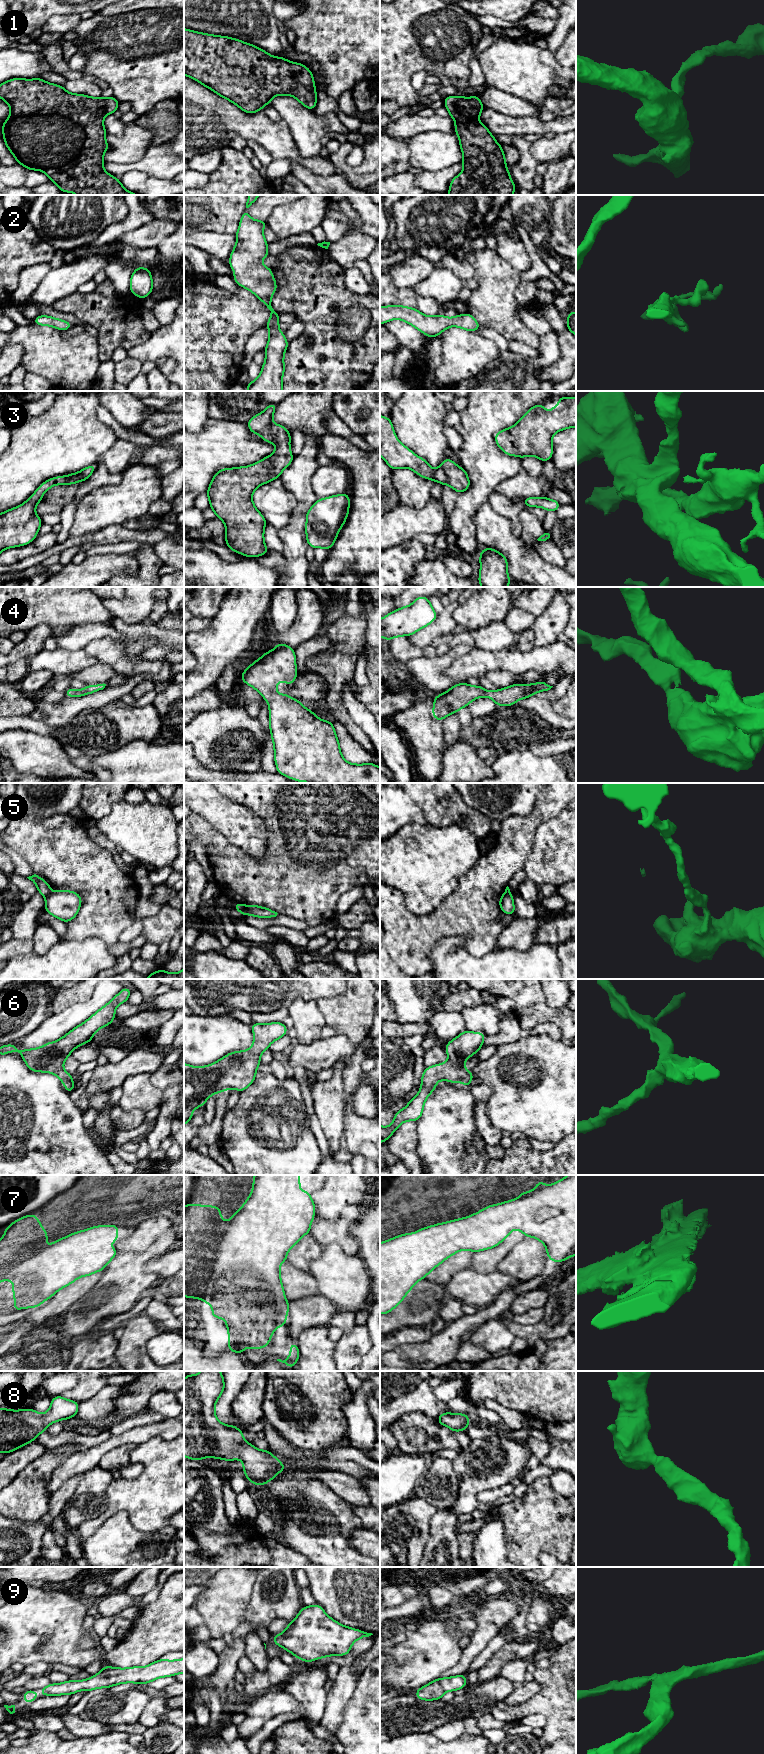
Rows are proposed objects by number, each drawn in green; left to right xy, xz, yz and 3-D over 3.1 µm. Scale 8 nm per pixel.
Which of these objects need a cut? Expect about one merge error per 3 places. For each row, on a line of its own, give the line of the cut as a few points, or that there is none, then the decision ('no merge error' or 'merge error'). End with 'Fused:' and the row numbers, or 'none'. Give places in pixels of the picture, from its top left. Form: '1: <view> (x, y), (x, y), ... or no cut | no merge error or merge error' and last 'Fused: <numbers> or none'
1: no cut | no merge error
2: no cut | no merge error
3: no cut | no merge error
4: no cut | no merge error
5: xz (243, 906), (246, 914) | merge error
6: no cut | no merge error
7: no cut | no merge error
8: no cut | no merge error
9: no cut | no merge error
Fused: 5

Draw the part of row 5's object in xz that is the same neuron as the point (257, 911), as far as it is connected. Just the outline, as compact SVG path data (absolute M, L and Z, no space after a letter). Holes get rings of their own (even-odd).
M245 905L244 907L245 907L246 915L252 915L254 917L273 918L276 917L278 914L277 912L271 909L257 905Z

